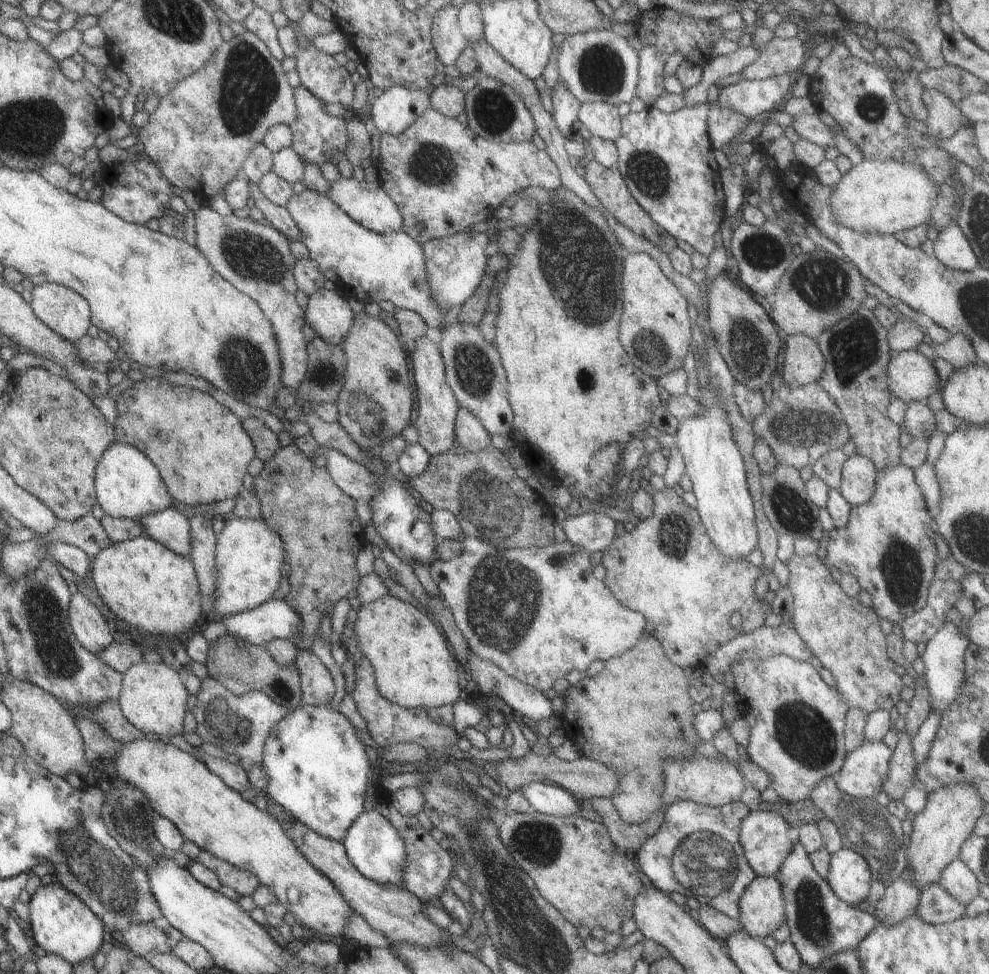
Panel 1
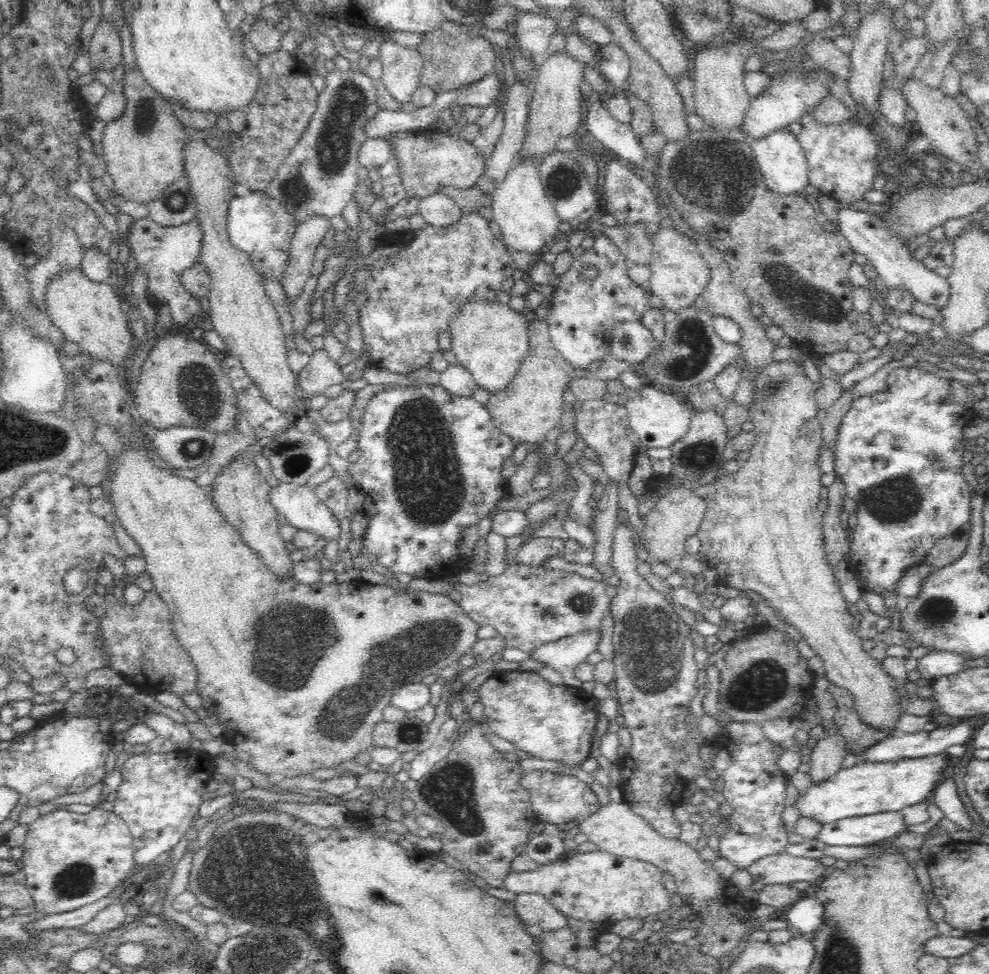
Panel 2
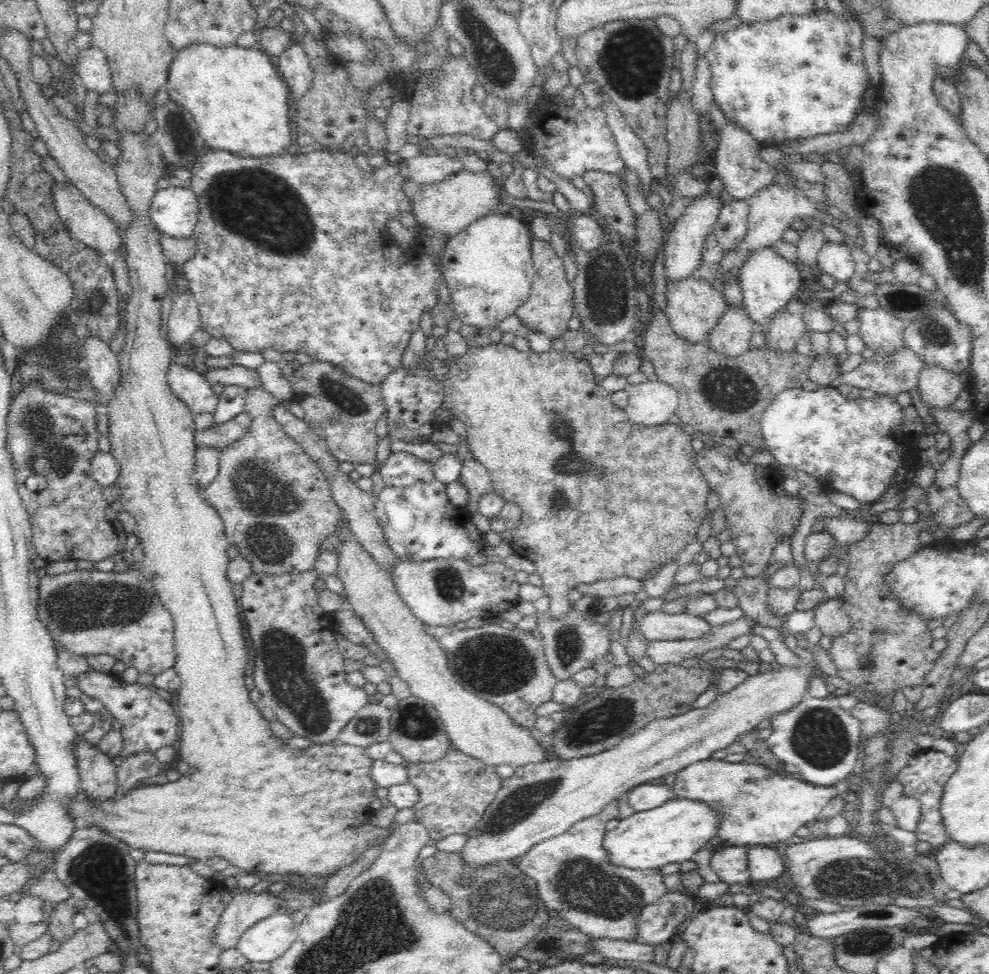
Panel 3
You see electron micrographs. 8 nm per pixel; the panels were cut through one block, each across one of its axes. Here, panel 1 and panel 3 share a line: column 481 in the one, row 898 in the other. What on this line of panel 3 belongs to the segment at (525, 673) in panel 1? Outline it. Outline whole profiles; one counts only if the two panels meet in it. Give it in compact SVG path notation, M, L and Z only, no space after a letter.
M614 798L598 814L580 820L567 832L534 845L520 857L517 867L536 884L540 900L548 910L557 910L560 917L592 939L636 941L635 918L646 905L670 892L658 868L631 870L615 866L602 848L606 825L619 819L619 798Z

